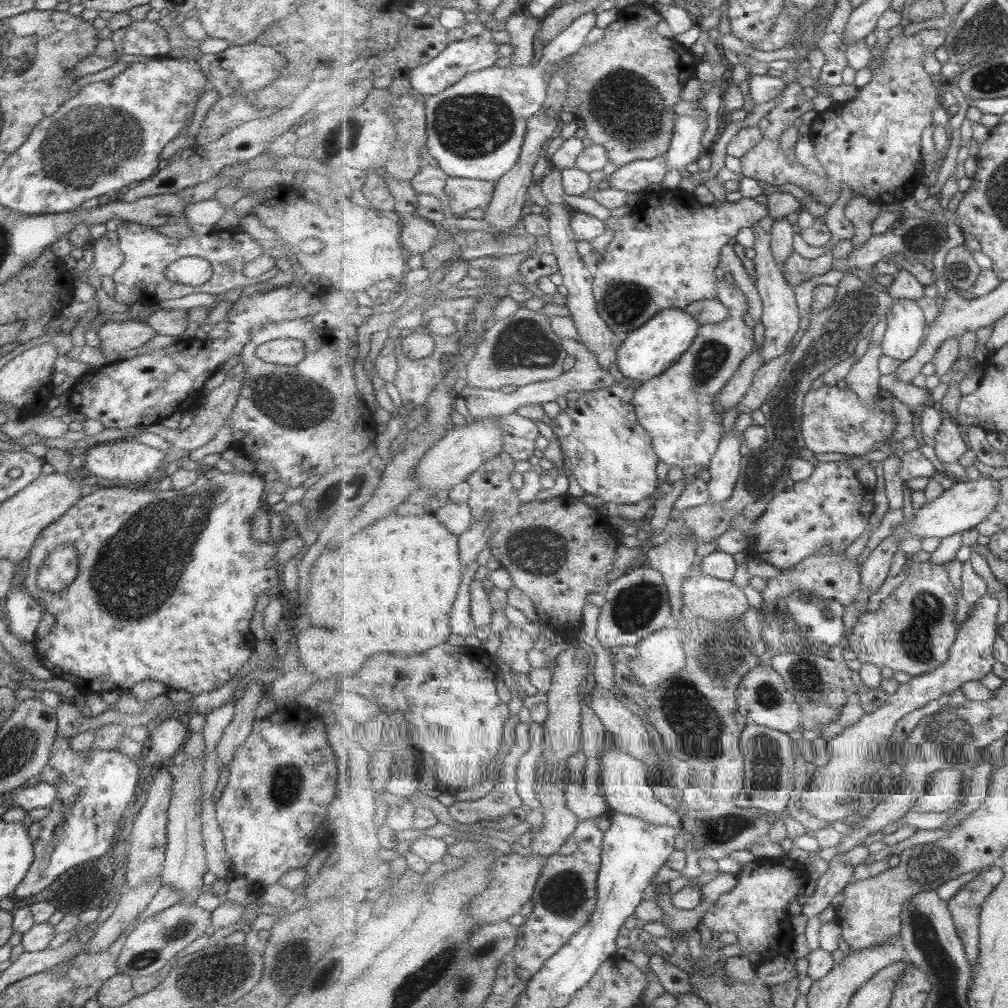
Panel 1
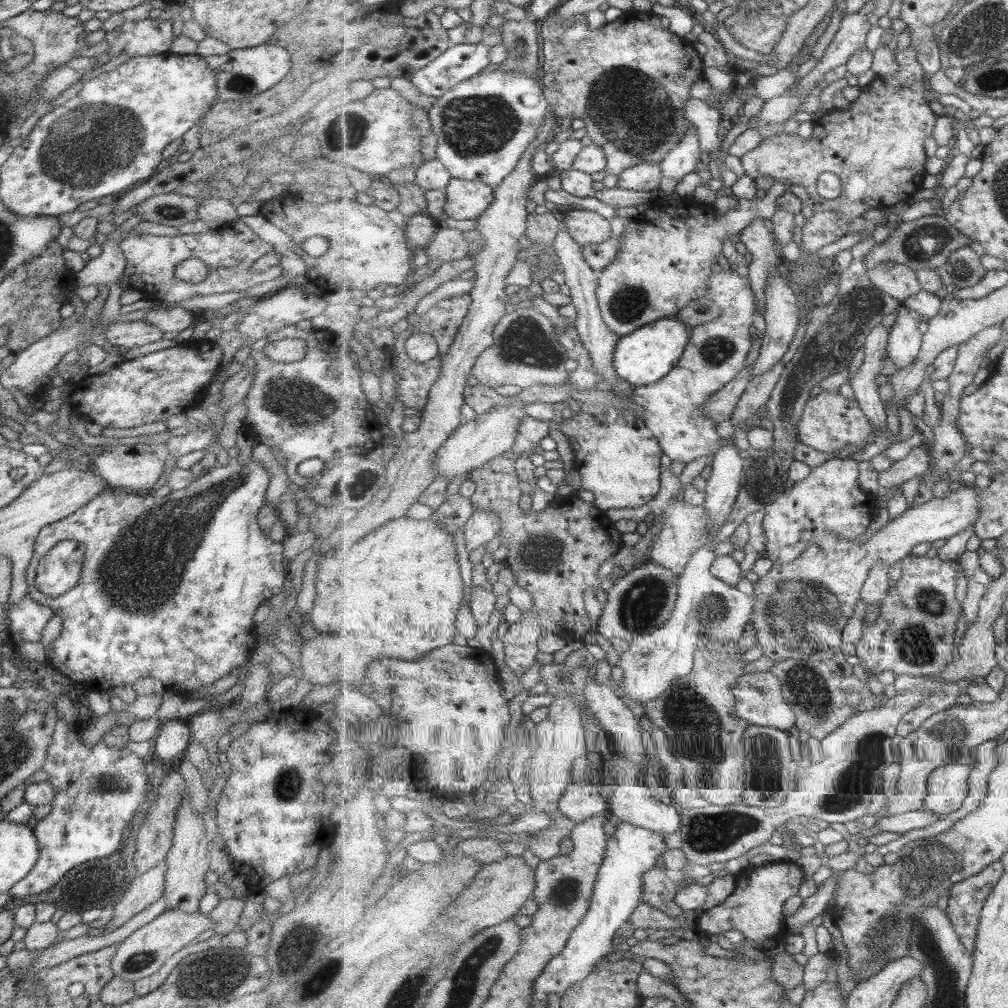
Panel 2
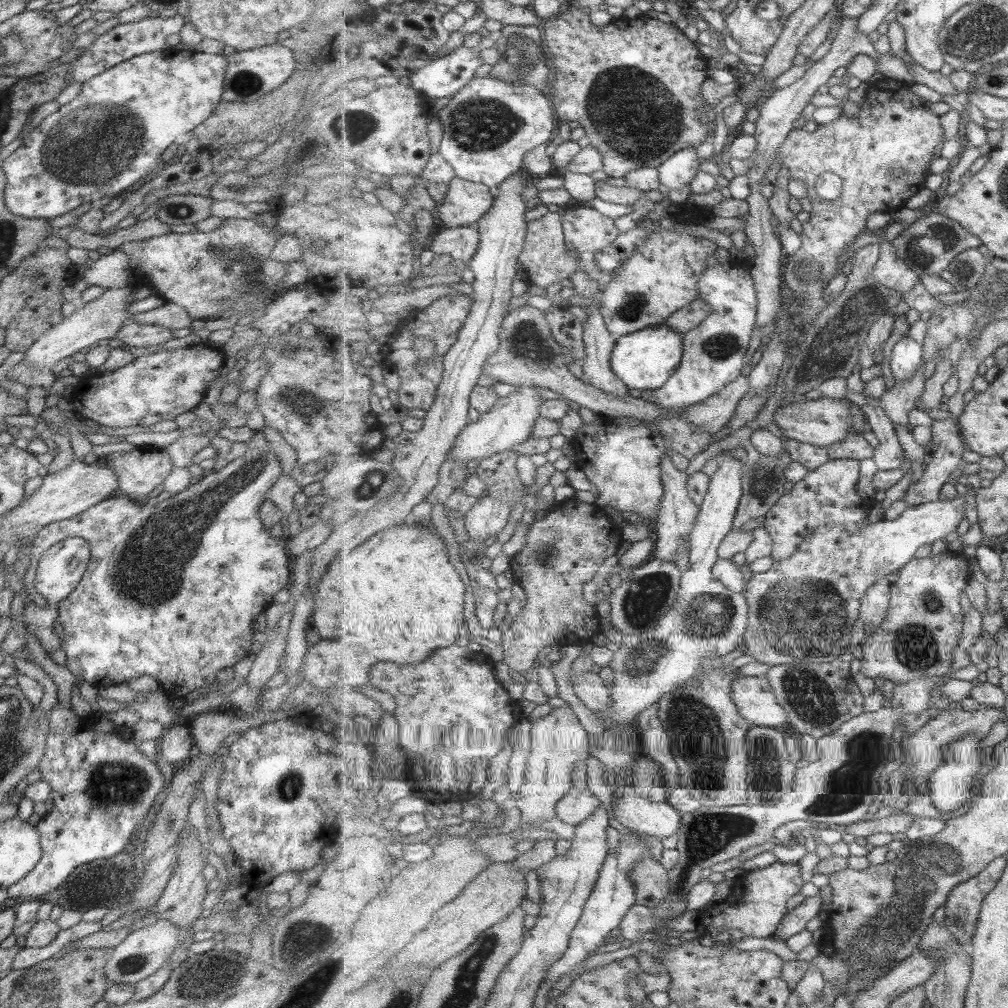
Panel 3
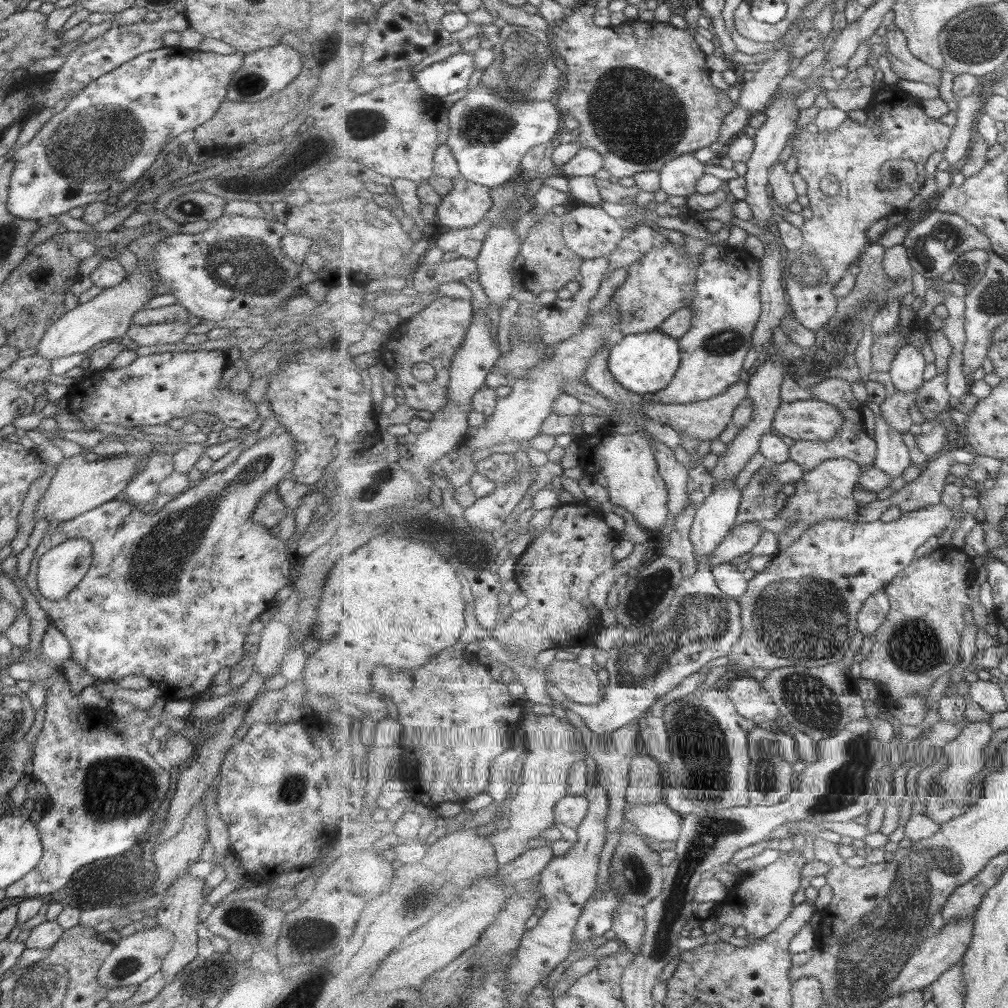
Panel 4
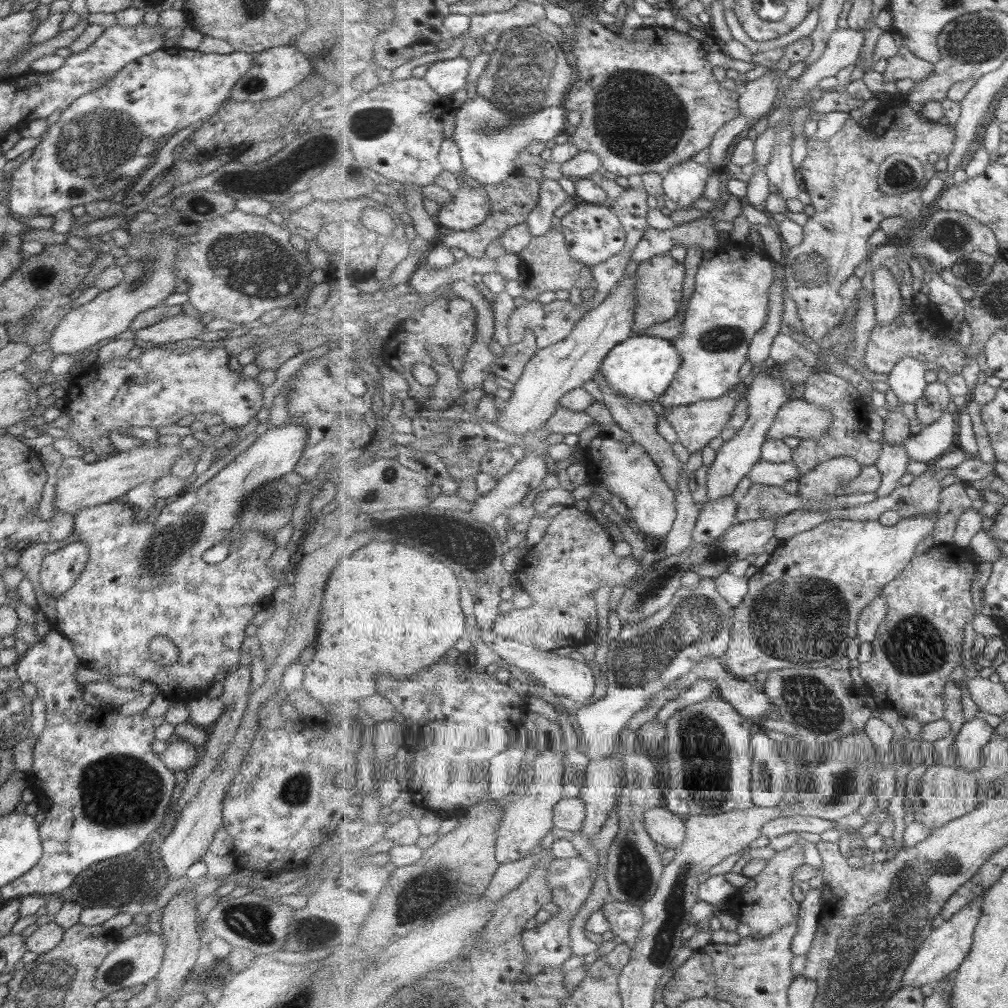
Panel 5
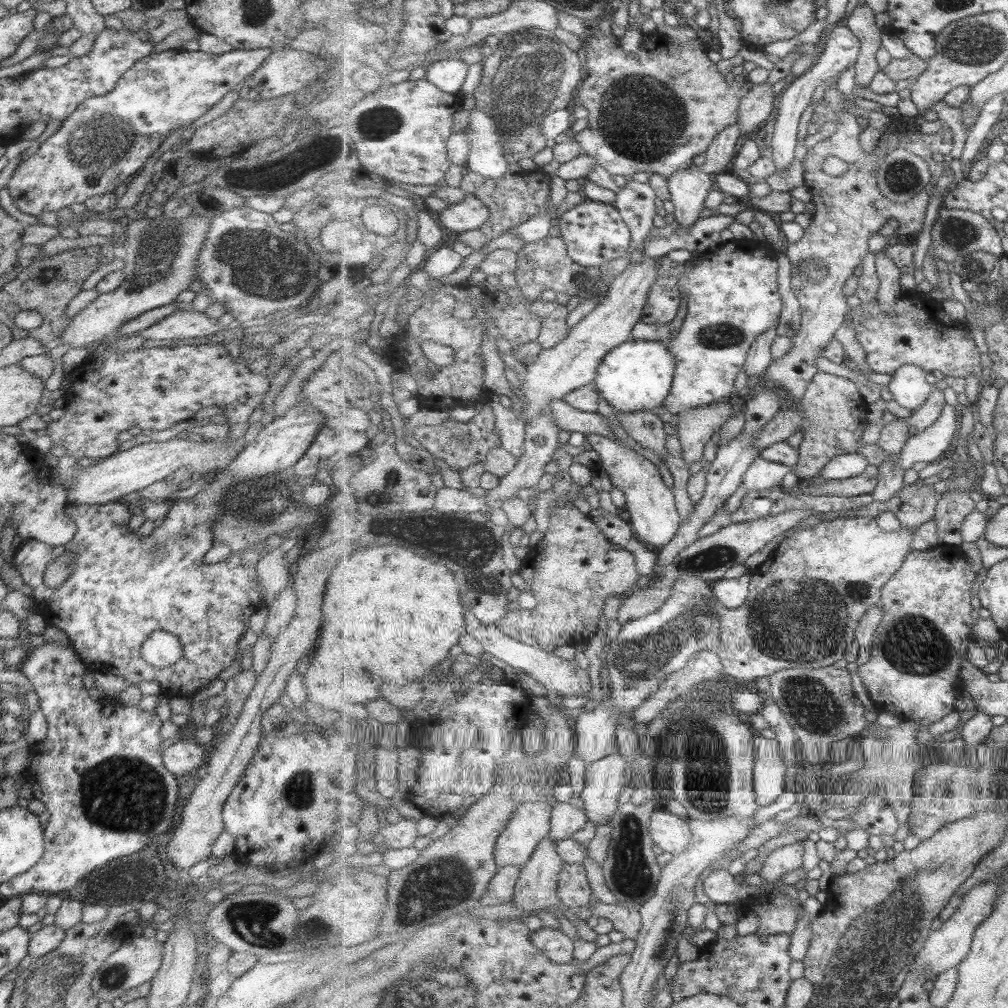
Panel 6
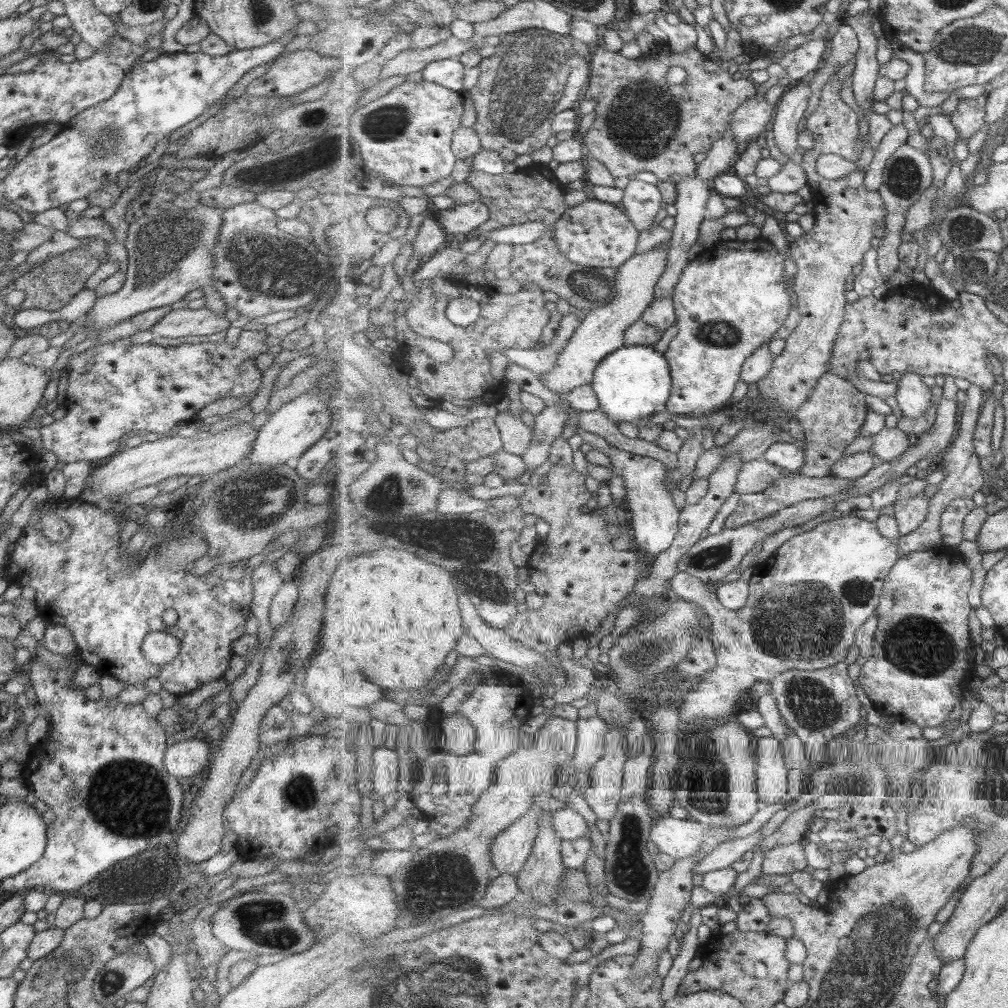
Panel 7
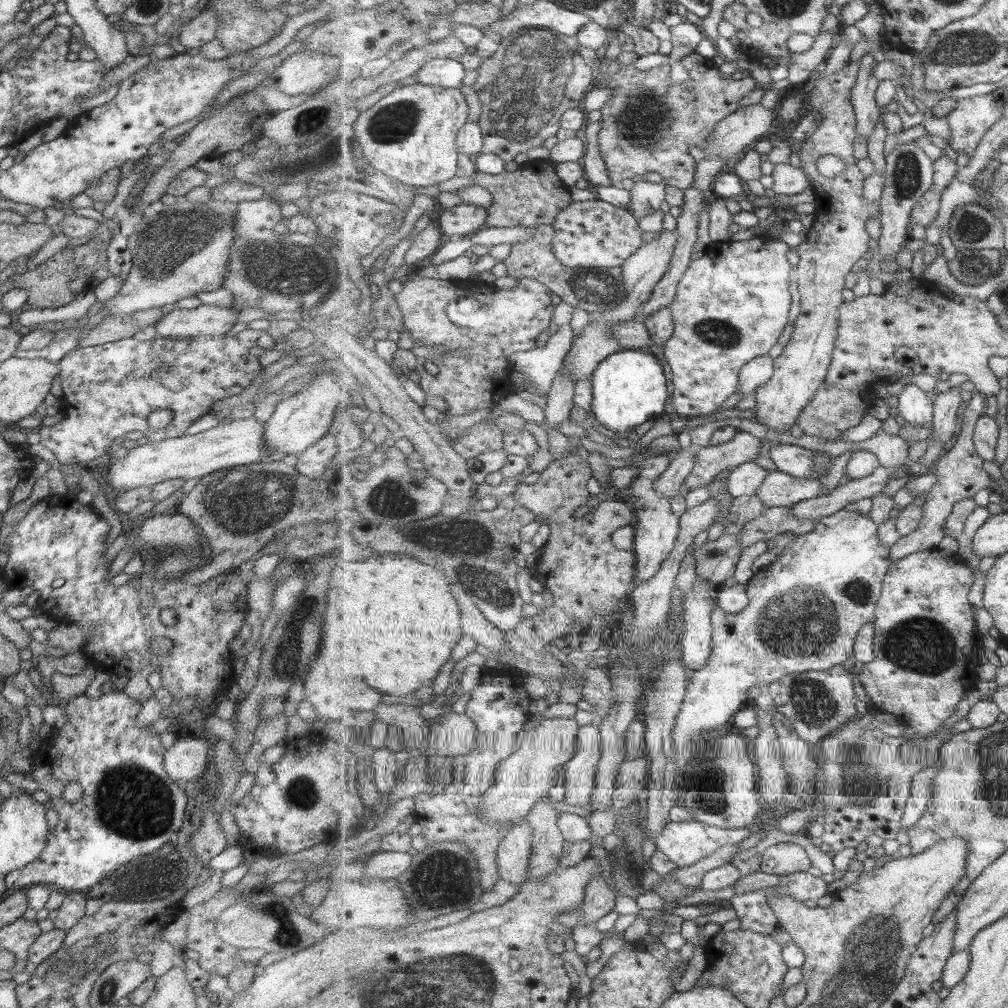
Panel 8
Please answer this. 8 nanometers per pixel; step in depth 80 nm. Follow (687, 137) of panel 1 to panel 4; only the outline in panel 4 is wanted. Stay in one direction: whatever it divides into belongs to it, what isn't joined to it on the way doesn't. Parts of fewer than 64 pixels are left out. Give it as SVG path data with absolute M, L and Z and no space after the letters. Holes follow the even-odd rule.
M695 153L678 156L661 170L662 189L669 196L689 198L697 192L698 182L706 173L707 164L701 162Z

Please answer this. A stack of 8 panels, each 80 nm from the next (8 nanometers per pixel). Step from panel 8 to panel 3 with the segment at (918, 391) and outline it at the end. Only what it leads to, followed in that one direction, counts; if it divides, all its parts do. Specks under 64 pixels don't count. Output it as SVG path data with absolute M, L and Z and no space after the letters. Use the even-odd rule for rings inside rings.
M903 336L892 350L890 370L897 381L910 379L923 364L923 348L911 336Z

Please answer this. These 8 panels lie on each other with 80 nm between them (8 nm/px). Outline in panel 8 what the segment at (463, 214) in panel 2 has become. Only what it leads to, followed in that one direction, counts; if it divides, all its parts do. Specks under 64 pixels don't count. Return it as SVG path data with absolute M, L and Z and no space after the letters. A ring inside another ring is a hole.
M471 204L445 209L439 218L446 239L471 236L483 230L487 220L488 210Z

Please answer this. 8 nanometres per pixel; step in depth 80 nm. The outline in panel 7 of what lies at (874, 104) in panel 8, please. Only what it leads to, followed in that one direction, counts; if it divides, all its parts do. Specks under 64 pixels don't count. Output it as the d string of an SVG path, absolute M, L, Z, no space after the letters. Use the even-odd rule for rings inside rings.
M867 10L861 16L844 20L854 29L856 40L860 47L856 54L855 68L852 74L853 94L857 105L867 111L872 111L871 103L874 98L874 88L884 65L877 62L877 46L879 40L873 34L873 12Z

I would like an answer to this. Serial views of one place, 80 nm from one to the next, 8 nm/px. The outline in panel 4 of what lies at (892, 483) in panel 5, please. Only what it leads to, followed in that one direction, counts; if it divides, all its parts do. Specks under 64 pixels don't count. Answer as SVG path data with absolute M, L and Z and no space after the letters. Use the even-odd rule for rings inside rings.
M882 413L875 419L874 439L878 444L874 466L884 470L893 478L901 476L911 466L909 448L905 446L901 433L890 427Z

